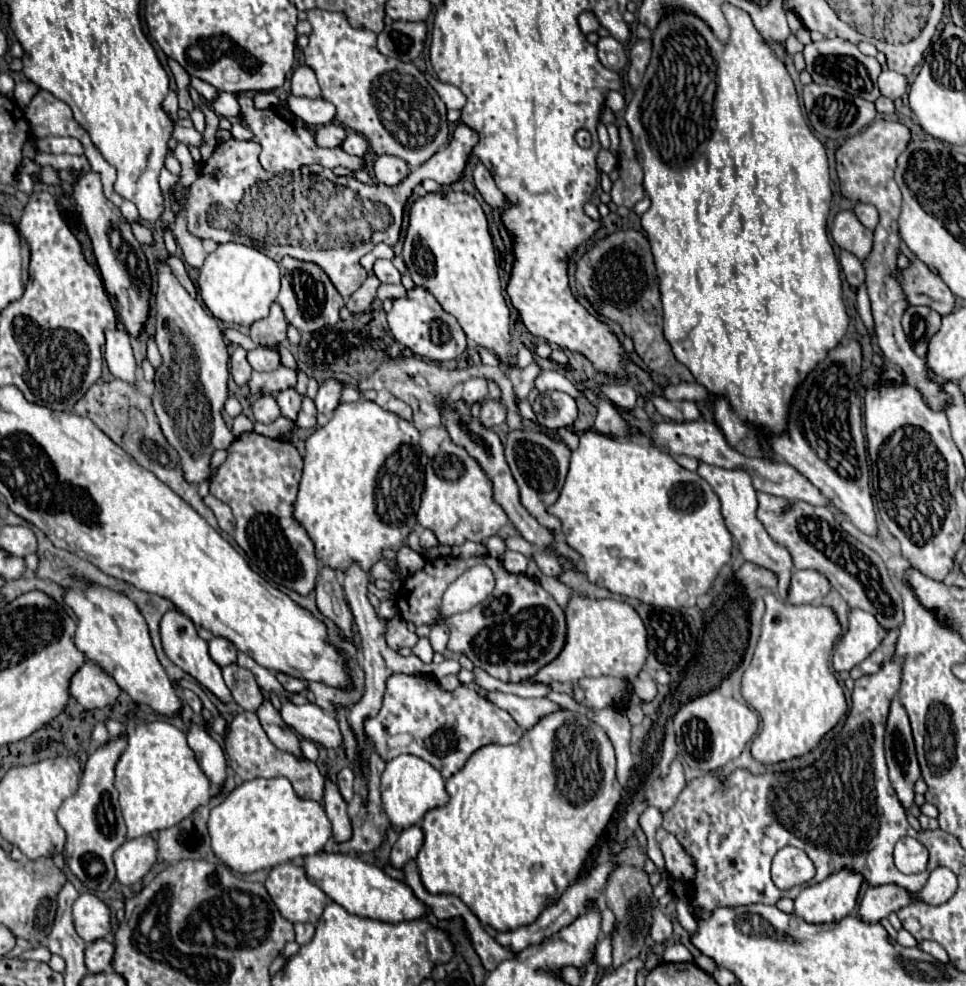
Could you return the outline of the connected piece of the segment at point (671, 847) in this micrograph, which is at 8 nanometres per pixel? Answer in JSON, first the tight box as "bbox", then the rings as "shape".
{"bbox":[659,833,695,883],"shape":[[[667,833],[663,841],[659,841],[659,847],[665,857],[665,869],[673,879],[679,879],[683,883],[691,883],[695,877],[695,865],[693,859],[685,853],[685,849],[679,845],[675,835]]]}

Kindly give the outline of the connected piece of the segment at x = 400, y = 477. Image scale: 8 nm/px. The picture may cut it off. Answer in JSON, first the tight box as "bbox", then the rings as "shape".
{"bbox":[293,399,427,573],"shape":[[[365,399],[339,405],[333,419],[307,437],[305,465],[293,505],[293,517],[307,531],[315,545],[315,555],[325,567],[345,571],[357,563],[369,573],[369,569],[383,559],[385,549],[399,551],[405,545],[407,535],[417,525],[417,511],[425,489],[427,455],[419,445],[419,437],[419,431],[411,423]]]}

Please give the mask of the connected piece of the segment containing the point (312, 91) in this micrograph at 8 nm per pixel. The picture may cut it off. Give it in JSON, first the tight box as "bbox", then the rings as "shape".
{"bbox":[291,65,321,99],"shape":[[[307,65],[297,67],[293,71],[291,95],[307,97],[307,99],[321,99],[321,89],[317,85],[317,77],[315,77],[315,73]]]}

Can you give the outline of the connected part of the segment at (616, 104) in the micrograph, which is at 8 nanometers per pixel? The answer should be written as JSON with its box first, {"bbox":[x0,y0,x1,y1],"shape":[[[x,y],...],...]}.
{"bbox":[605,91,626,112],"shape":[[[609,91],[607,93],[605,105],[613,112],[620,111],[626,106],[623,95],[618,91]]]}

